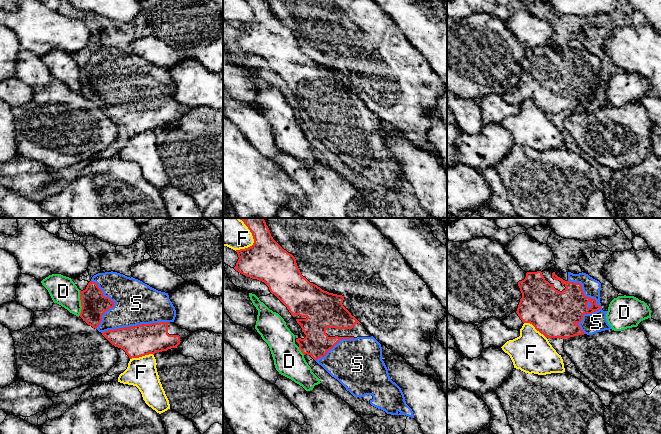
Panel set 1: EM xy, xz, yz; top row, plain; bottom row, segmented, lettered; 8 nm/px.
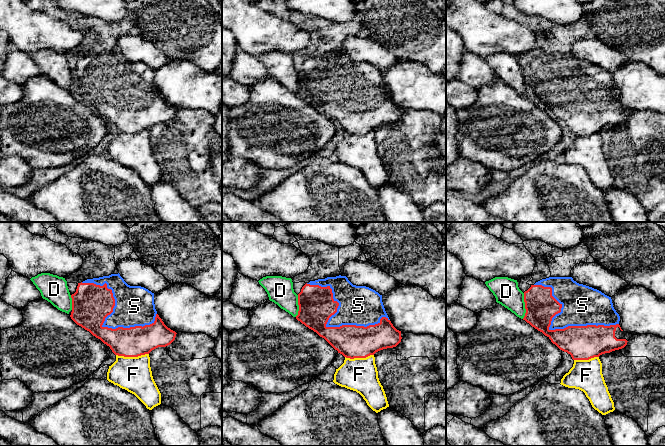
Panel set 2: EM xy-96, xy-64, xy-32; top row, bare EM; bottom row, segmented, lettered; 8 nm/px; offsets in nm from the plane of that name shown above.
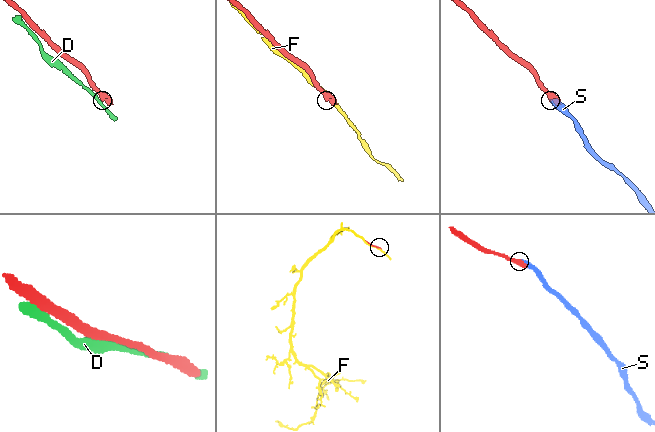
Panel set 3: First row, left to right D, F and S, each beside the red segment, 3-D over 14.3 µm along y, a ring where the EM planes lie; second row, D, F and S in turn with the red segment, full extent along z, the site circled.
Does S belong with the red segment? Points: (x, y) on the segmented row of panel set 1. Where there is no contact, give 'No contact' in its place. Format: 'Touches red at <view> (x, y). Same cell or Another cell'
Touches red at yz (598, 305). Same cell

